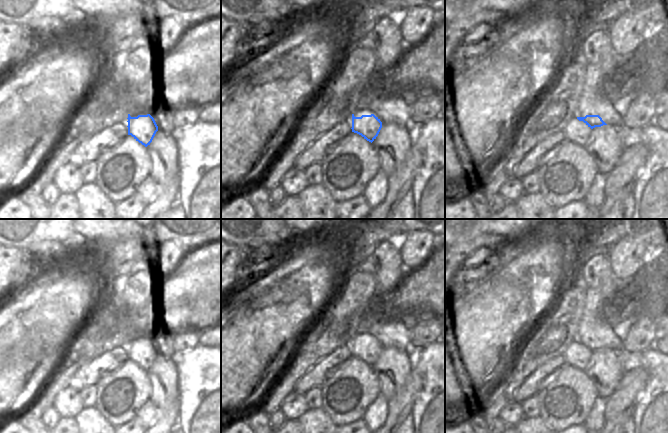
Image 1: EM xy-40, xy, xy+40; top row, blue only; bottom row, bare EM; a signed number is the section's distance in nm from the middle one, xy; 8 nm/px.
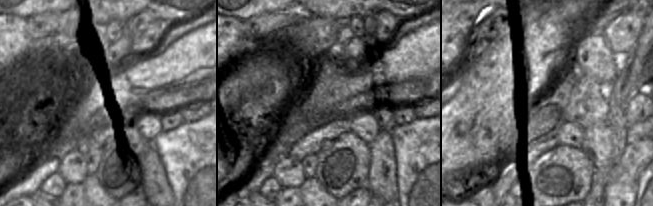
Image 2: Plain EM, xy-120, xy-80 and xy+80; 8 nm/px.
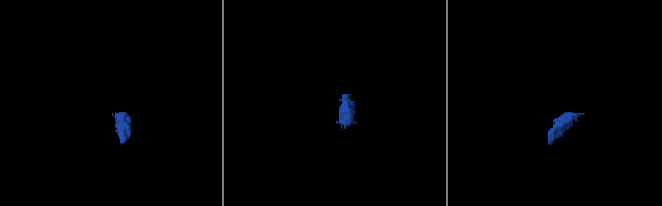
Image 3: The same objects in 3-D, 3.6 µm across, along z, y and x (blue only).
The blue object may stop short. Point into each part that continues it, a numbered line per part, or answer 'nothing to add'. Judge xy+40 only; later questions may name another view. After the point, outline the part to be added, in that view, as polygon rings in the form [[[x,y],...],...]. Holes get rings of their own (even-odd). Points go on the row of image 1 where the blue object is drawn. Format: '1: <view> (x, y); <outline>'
1: xy+40 (576, 131); [[[576,117],[570,119],[564,128],[566,141],[575,143],[581,147],[586,145],[591,132],[592,129],[583,121],[579,121]]]

